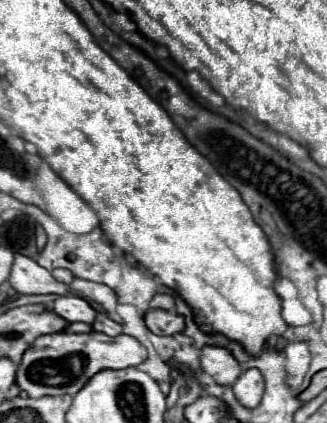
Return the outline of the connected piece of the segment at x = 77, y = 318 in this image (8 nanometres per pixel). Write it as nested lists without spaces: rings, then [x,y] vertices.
[[[60,296],[54,302],[52,310],[70,322],[92,322],[96,320],[96,314],[98,314],[90,306],[90,302],[80,296]]]

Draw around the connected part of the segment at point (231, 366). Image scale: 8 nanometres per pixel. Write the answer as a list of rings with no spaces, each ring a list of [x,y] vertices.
[[[218,346],[202,348],[200,366],[206,374],[214,378],[216,384],[224,384],[224,386],[230,386],[242,374],[236,358],[226,348],[218,348]]]

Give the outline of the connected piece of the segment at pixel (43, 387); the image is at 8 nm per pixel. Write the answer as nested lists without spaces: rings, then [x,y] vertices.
[[[90,332],[90,334],[48,334],[36,338],[32,348],[24,352],[22,364],[18,366],[18,386],[28,392],[30,398],[42,398],[42,396],[56,396],[56,394],[70,394],[74,396],[96,372],[100,370],[124,370],[130,366],[138,366],[148,358],[148,350],[132,336],[120,334],[120,336],[106,336],[102,332]]]

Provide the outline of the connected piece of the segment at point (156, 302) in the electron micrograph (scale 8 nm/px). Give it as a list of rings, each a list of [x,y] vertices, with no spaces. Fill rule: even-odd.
[[[156,294],[150,302],[150,308],[162,308],[162,310],[174,310],[174,296],[172,294]]]

